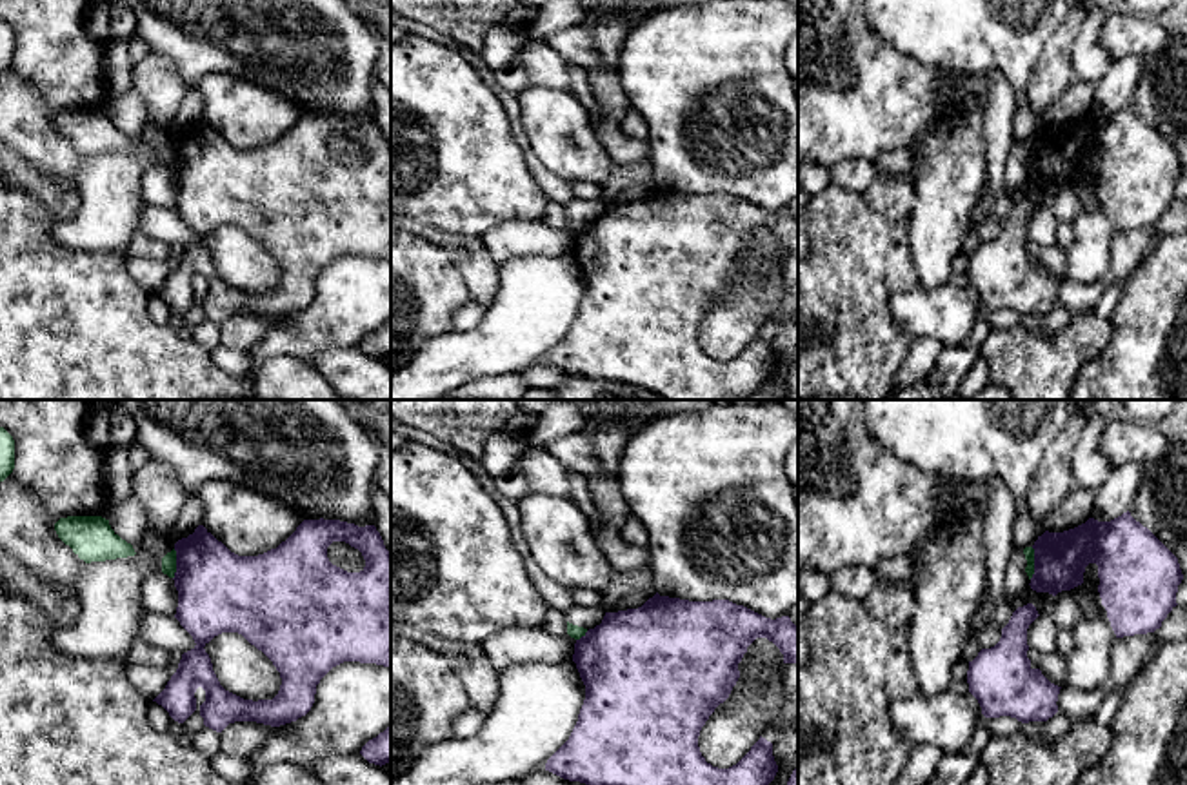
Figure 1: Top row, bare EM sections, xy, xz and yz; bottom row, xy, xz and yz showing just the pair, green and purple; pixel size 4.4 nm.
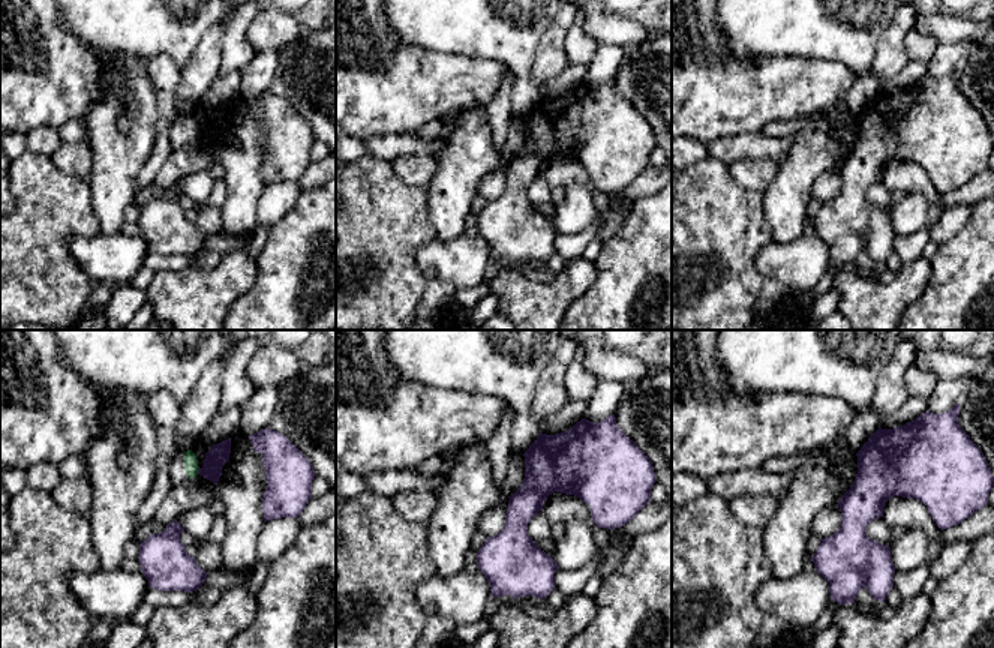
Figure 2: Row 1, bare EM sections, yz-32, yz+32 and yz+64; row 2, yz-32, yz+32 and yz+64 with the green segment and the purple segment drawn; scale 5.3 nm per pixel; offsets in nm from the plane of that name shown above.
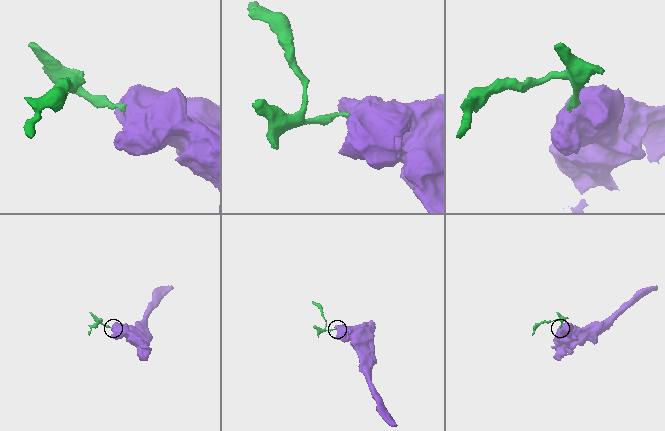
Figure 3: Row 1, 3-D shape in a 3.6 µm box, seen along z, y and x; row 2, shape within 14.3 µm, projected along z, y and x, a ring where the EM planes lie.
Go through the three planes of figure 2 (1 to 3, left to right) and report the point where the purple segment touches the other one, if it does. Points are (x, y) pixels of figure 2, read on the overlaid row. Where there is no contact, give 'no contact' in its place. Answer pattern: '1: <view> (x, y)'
1: yz-32 (197, 471)
2: no contact
3: no contact

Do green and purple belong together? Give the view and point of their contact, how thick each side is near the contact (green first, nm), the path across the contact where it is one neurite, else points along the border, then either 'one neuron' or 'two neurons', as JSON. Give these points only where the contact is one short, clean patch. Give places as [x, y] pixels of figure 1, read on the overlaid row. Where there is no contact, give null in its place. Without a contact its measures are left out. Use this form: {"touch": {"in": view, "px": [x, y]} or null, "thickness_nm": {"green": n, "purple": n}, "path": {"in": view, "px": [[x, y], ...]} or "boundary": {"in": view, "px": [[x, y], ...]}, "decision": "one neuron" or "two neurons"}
{"touch": {"in": "yz", "px": [1033, 564]}, "thickness_nm": {"green": 50, "purple": 240}, "boundary": {"in": "yz", "px": [[1033, 547], [1033, 575], [1029, 578]]}, "decision": "two neurons"}

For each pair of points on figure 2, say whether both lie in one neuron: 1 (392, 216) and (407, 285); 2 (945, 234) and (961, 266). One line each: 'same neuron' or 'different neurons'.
1: same neuron
2: different neurons

